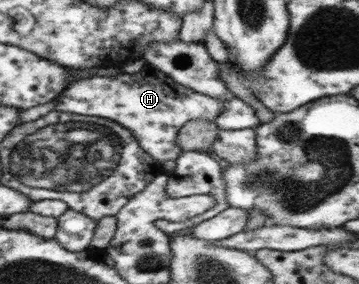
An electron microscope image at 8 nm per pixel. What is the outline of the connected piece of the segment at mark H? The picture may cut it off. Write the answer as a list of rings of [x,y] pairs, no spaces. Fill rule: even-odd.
[[[147,65],[137,74],[119,74],[117,78],[93,76],[89,80],[71,82],[71,86],[67,86],[58,99],[54,109],[59,112],[101,116],[127,128],[140,147],[160,166],[165,160],[175,160],[182,153],[176,140],[179,130],[187,122],[214,122],[224,109],[223,102],[166,79],[159,70]]]

